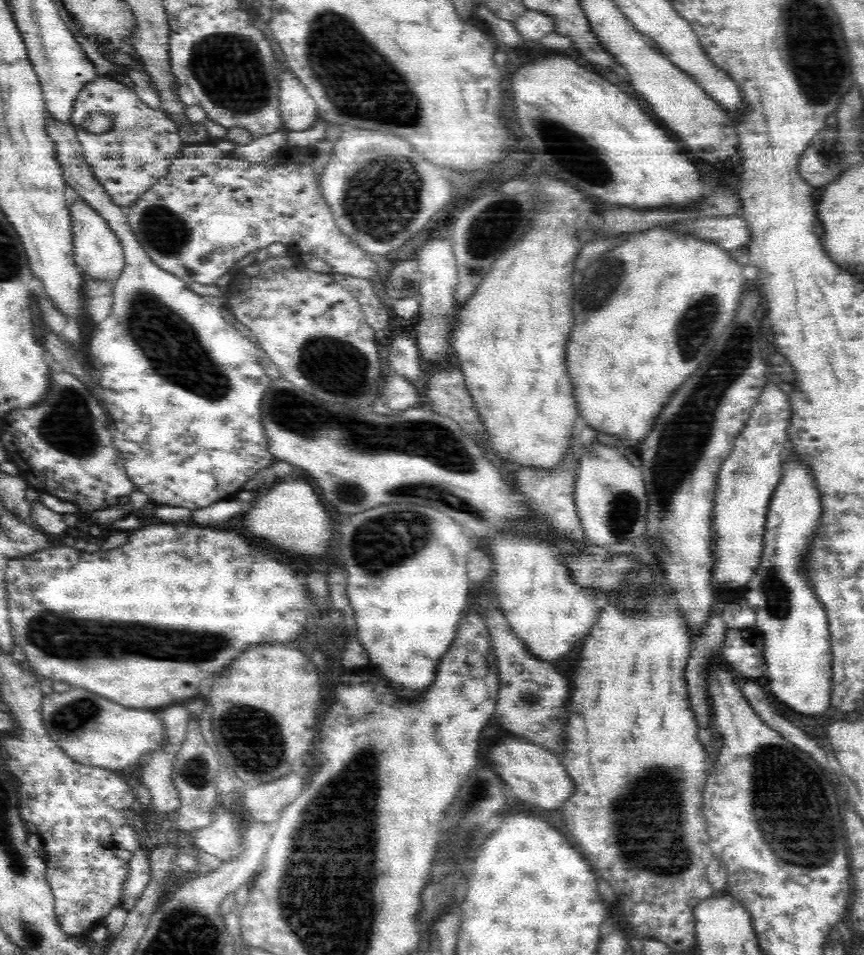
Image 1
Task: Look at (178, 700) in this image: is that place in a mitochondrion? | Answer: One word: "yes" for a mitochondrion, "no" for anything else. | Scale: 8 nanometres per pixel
no

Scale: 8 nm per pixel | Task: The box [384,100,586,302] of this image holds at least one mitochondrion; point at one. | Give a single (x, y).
(503, 223)

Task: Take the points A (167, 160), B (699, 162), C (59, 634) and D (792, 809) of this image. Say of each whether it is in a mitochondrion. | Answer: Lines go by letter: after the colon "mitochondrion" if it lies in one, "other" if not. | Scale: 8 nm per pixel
A: other
B: other
C: mitochondrion
D: mitochondrion

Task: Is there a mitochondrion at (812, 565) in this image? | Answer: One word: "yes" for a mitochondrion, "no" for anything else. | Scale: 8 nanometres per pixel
yes

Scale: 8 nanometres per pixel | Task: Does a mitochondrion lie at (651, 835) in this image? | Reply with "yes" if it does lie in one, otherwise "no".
yes

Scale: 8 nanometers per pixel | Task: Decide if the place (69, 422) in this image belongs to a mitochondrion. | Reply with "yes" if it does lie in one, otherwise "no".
yes

